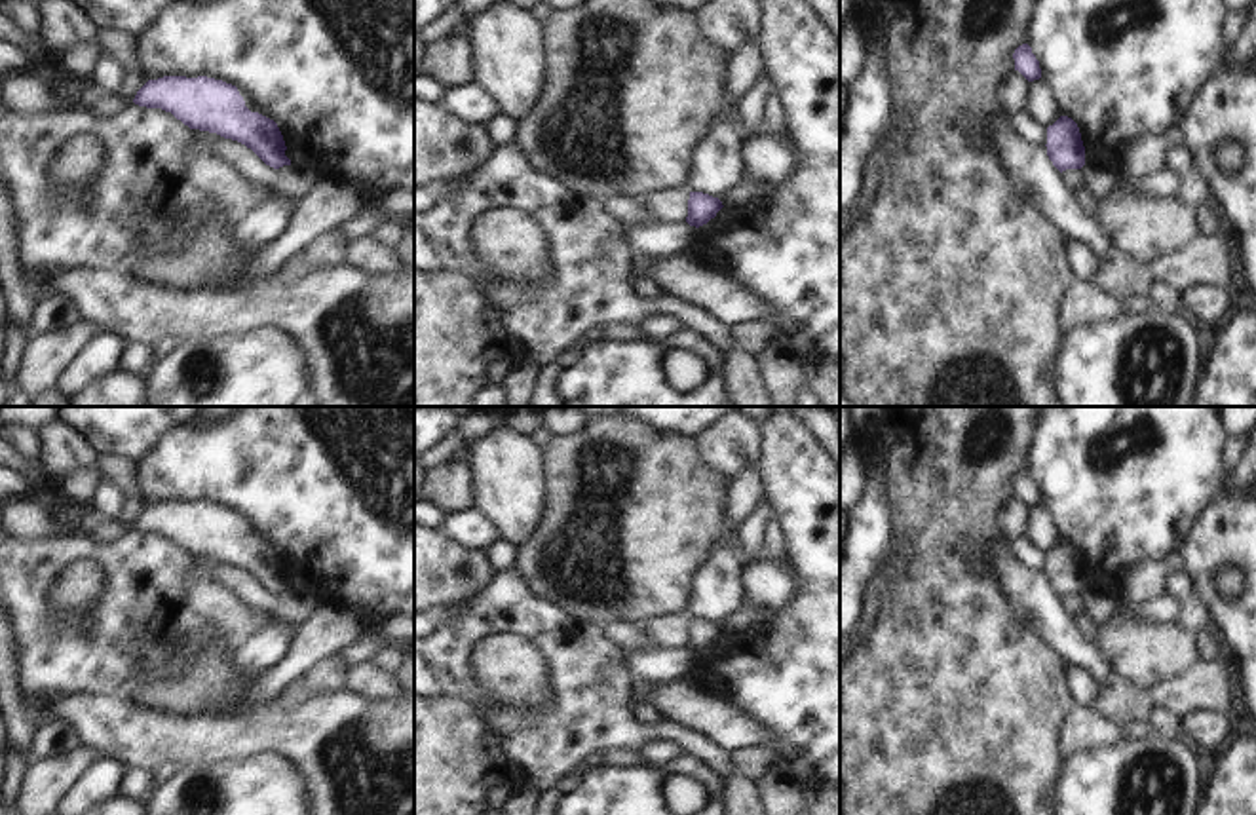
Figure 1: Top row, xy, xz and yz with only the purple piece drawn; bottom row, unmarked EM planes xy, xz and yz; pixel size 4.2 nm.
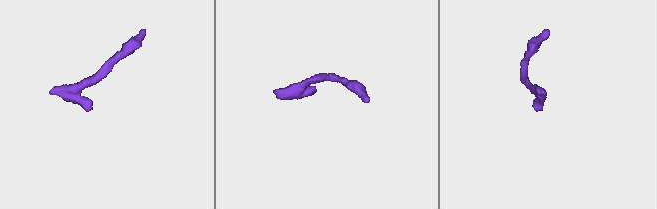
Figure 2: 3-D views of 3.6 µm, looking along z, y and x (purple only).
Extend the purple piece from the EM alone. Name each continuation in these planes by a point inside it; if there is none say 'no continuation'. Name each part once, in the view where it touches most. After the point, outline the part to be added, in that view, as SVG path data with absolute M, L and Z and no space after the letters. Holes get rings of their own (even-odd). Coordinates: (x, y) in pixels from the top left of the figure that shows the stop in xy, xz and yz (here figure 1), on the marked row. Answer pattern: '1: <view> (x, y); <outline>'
no continuation

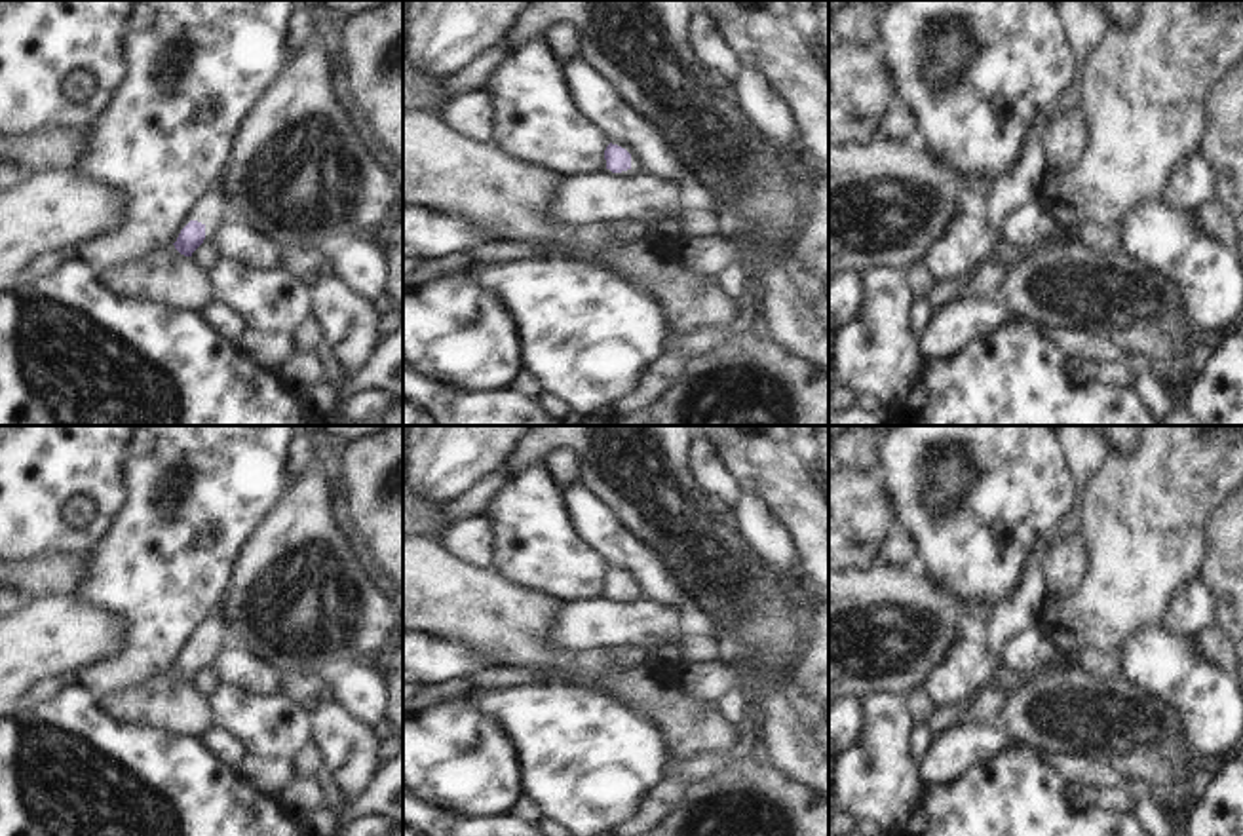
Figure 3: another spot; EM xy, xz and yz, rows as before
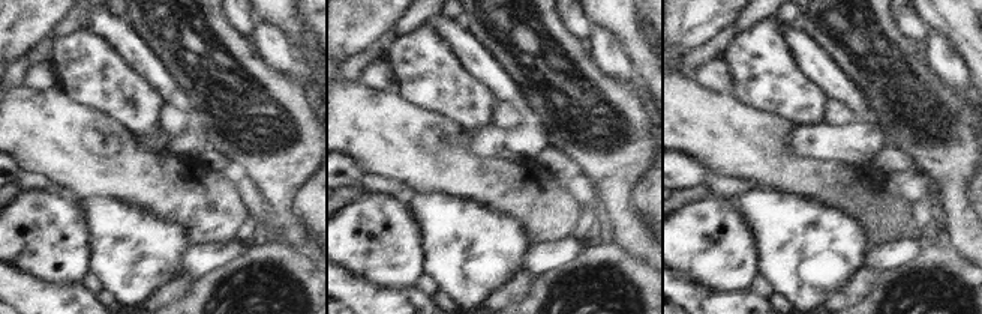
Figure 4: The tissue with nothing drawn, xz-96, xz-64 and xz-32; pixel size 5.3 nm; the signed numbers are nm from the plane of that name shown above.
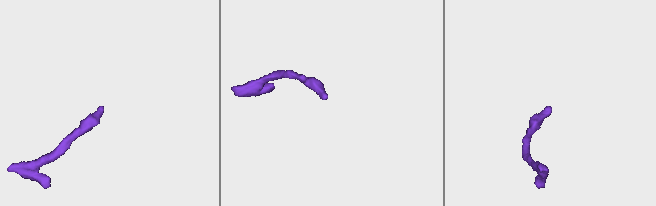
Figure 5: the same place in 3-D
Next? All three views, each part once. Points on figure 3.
1: xy (208, 209); M215 184L190 207L190 220L198 220L201 224L215 224L220 220L224 205L226 200Z

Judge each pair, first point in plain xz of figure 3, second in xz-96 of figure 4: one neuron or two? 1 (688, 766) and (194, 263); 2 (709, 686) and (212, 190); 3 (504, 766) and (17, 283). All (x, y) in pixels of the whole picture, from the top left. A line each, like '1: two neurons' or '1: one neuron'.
1: one neuron
2: two neurons
3: two neurons

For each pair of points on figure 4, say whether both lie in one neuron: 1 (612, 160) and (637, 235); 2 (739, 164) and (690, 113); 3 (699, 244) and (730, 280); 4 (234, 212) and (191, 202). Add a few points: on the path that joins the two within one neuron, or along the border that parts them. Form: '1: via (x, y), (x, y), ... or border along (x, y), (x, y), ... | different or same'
1: via (612, 178), (612, 191), (624, 217) | same
2: via (729, 152), (702, 125) | same
3: via (706, 253), (724, 271) | same
4: via (224, 212), (210, 212), (201, 205) | same

